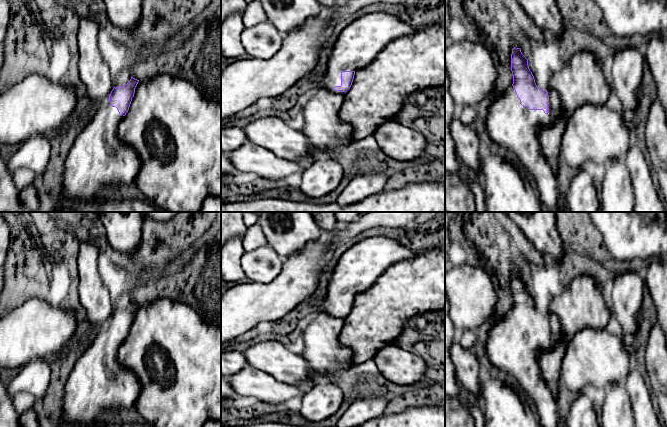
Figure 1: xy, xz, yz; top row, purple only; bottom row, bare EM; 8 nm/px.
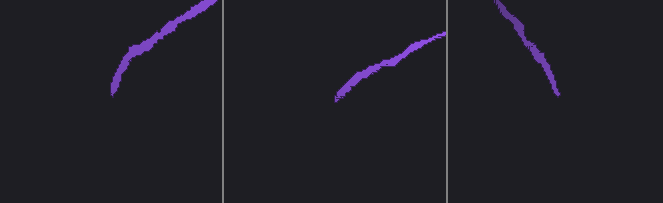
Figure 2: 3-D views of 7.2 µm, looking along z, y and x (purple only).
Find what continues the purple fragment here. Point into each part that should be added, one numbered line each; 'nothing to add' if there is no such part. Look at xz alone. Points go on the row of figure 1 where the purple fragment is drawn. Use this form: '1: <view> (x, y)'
1: xz (357, 46)

